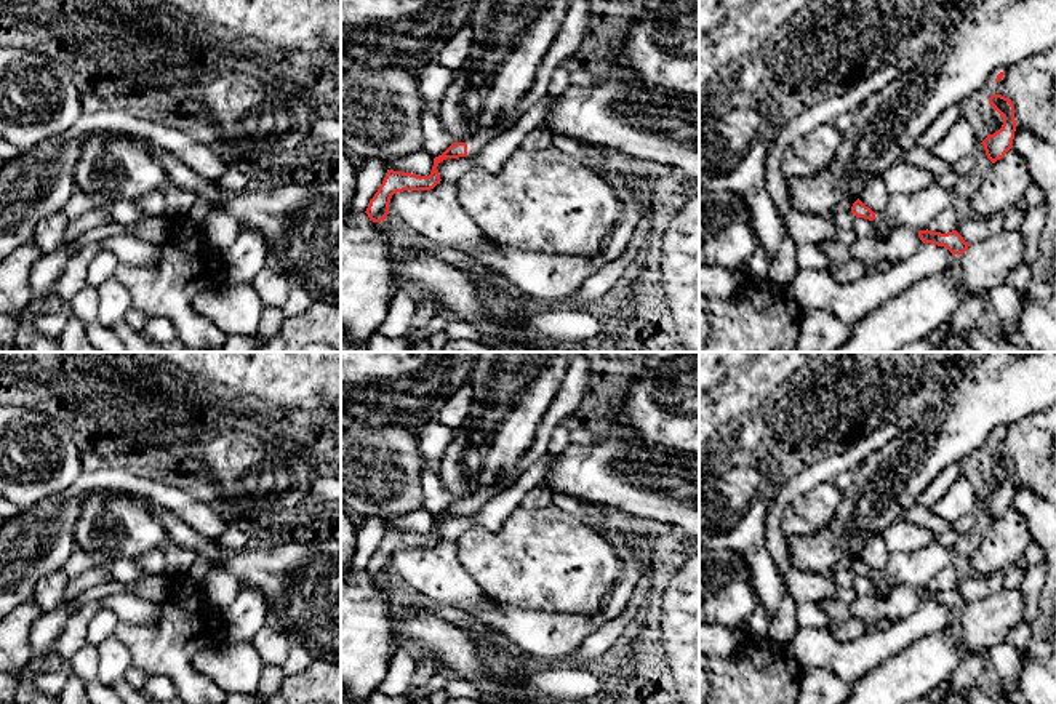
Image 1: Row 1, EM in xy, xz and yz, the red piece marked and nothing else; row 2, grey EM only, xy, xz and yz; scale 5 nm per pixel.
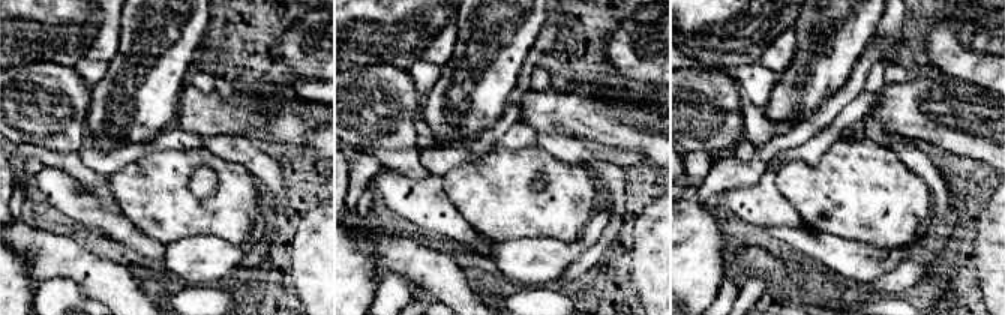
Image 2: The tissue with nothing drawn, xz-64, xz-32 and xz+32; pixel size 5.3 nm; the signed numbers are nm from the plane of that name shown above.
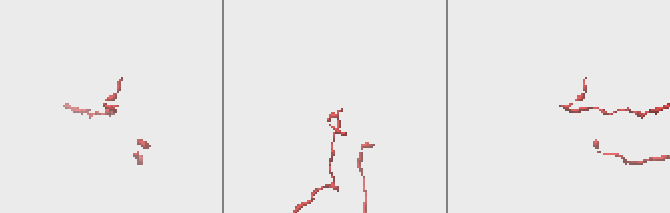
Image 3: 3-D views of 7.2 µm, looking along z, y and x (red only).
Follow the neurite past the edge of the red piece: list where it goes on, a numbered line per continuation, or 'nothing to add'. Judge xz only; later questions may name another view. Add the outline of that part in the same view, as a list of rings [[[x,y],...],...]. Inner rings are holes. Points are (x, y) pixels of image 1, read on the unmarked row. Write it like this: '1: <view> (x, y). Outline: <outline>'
1: xz (479, 498). Outline: [[[477,490],[474,491],[470,496],[461,499],[467,502],[467,514],[470,515],[474,512],[477,512],[480,507],[483,507],[493,496],[496,494],[496,491],[493,490]]]

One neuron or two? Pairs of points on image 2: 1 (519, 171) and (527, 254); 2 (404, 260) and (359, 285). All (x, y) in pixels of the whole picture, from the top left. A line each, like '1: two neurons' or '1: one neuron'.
1: two neurons
2: two neurons

